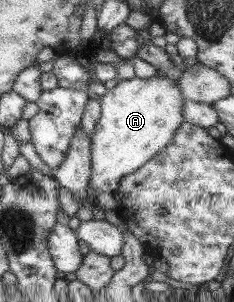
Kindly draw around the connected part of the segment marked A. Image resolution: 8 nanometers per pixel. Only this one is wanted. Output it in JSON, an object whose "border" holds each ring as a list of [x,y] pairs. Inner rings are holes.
{"border":[[[175,76],[147,79],[133,77],[119,80],[99,98],[100,118],[90,136],[90,175],[88,186],[95,196],[96,204],[103,208],[118,206],[119,181],[135,172],[173,138],[179,124],[183,123],[181,106],[183,94],[179,92]]]}

